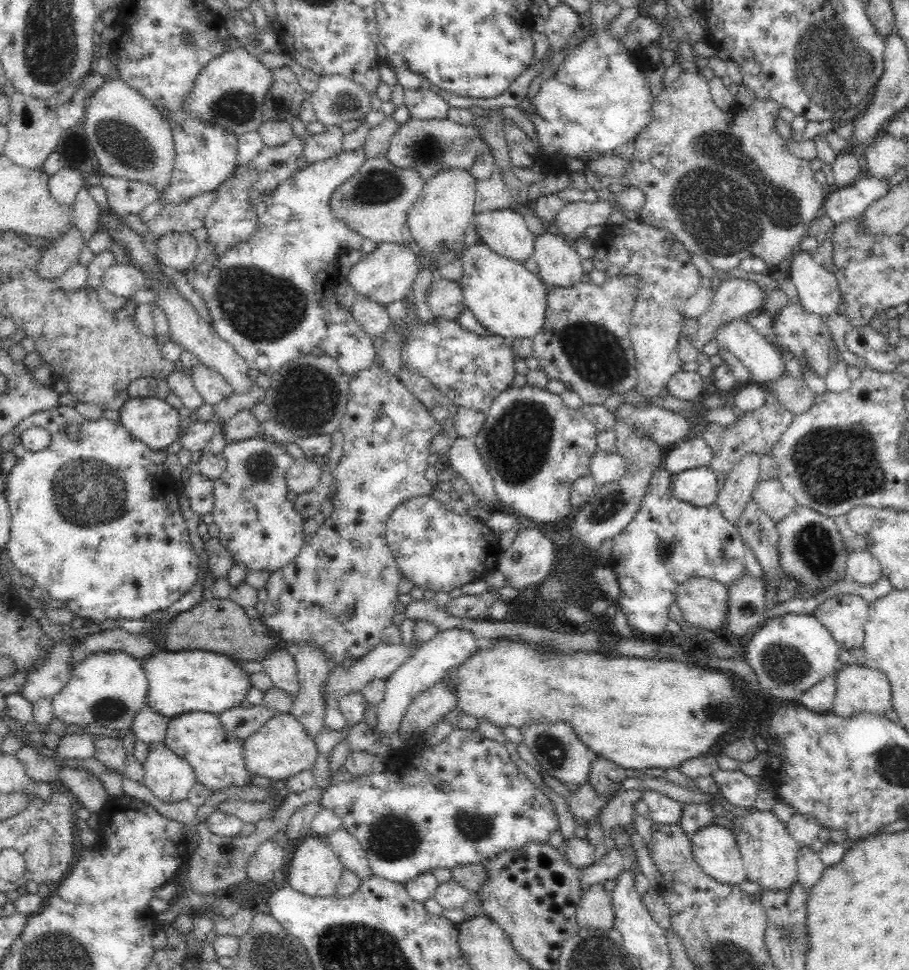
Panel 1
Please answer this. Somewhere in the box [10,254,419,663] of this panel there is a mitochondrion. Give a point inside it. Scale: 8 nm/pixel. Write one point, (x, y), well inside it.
(86, 491)

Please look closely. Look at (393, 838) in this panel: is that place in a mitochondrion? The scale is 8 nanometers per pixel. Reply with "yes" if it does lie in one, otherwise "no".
yes

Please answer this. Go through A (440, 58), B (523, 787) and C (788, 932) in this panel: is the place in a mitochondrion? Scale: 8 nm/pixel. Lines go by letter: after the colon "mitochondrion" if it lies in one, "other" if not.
A: other
B: other
C: mitochondrion

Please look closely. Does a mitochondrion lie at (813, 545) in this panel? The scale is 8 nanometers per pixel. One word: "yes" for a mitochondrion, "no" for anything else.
yes

